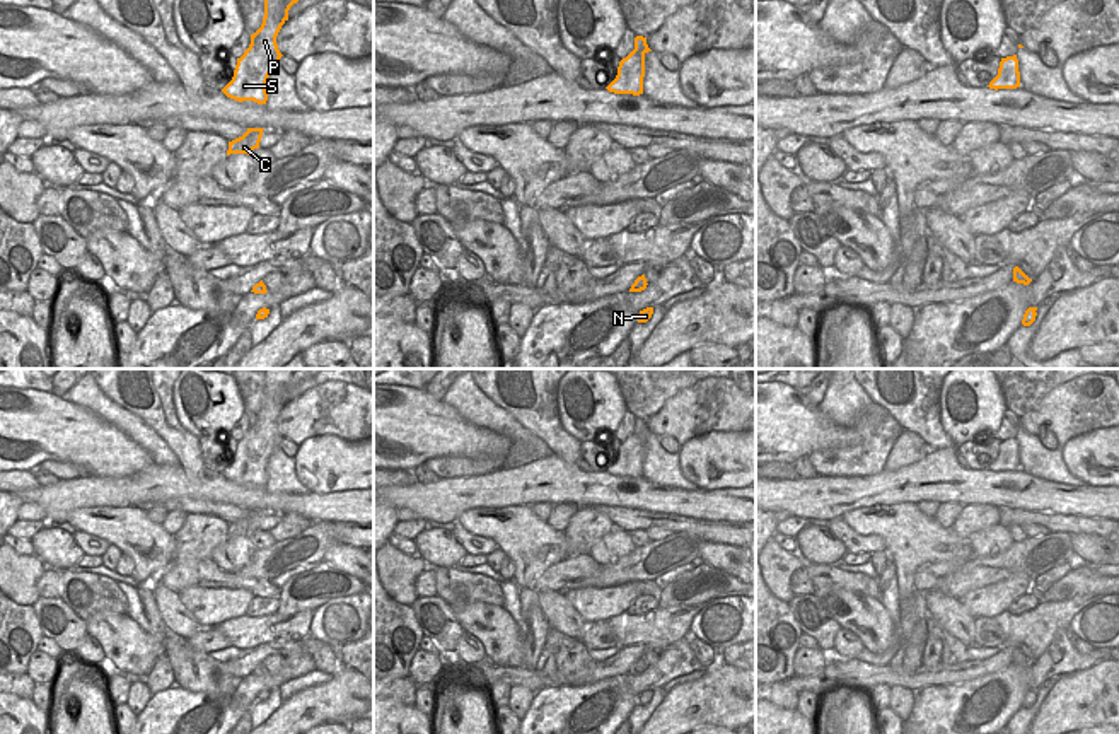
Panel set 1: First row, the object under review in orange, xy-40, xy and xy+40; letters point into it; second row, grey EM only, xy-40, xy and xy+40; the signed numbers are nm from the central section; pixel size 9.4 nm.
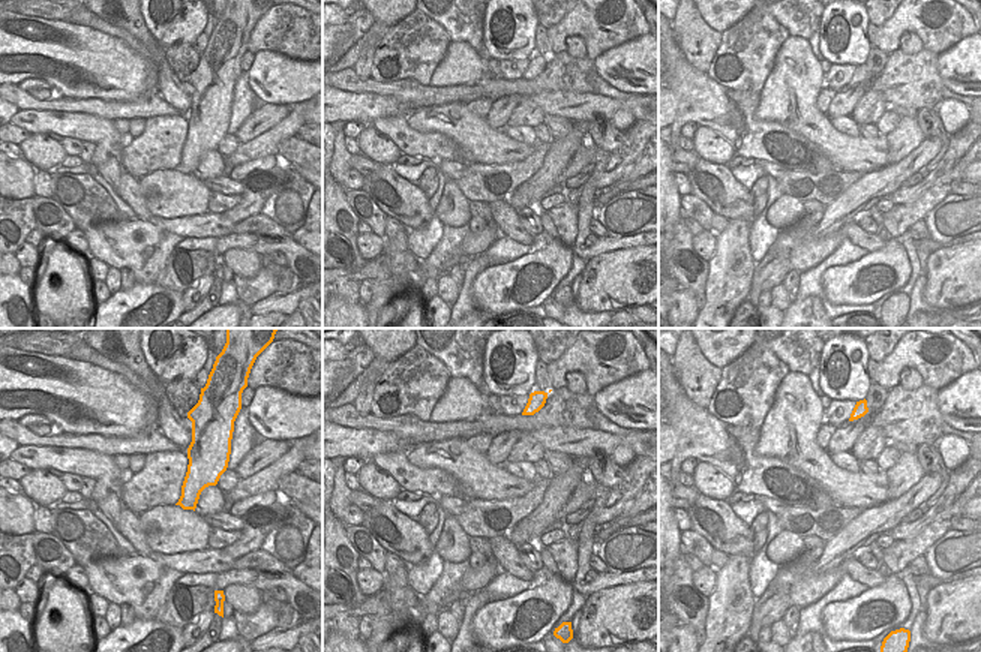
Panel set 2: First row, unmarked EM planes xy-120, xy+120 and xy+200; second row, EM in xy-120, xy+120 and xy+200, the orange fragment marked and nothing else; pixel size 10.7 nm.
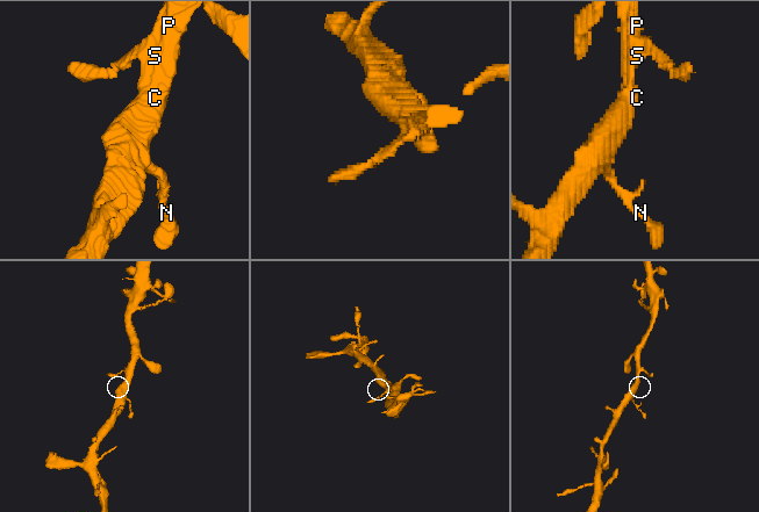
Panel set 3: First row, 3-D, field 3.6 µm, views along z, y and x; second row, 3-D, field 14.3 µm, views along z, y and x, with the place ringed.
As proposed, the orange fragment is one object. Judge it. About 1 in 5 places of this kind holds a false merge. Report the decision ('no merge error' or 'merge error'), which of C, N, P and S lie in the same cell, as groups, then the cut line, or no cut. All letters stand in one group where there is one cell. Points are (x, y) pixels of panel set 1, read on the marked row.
no merge error; C N P S; no cut

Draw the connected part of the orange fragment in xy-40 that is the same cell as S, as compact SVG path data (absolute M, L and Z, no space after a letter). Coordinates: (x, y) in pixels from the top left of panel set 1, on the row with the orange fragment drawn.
M264 0L264 17L261 27L251 34L251 44L234 70L232 80L222 89L222 92L235 99L254 101L266 104L268 92L266 82L271 70L280 65L283 56L276 44L276 36L281 26L288 20L288 10L299 0Z

